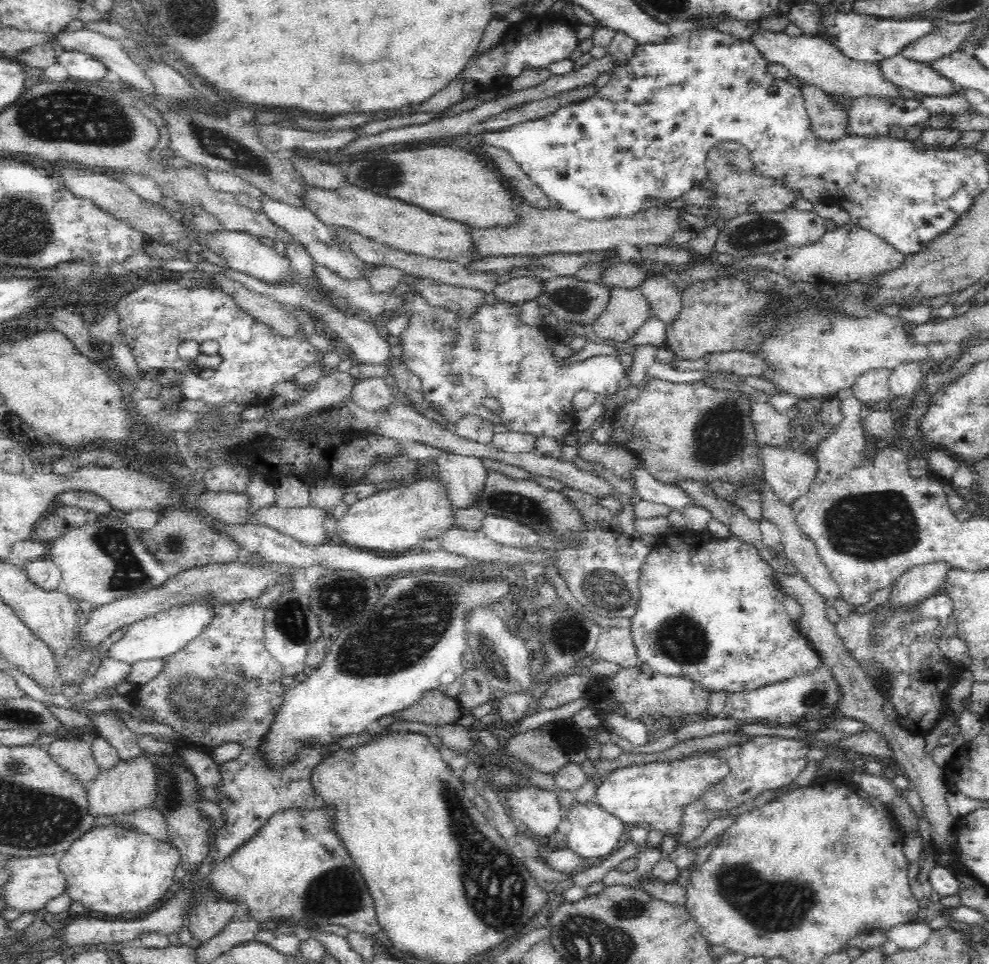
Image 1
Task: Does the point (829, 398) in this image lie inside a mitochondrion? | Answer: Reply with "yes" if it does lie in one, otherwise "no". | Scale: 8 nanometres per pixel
no

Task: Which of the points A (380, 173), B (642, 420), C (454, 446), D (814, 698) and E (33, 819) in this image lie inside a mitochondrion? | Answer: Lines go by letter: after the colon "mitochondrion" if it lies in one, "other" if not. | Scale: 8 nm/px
A: mitochondrion
B: other
C: other
D: mitochondrion
E: mitochondrion

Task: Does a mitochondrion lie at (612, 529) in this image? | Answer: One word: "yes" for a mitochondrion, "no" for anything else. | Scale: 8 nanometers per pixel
no

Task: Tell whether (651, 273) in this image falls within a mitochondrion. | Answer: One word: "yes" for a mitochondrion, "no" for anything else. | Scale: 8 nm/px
no

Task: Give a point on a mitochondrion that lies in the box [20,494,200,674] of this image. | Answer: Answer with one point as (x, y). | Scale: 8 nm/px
(128, 574)

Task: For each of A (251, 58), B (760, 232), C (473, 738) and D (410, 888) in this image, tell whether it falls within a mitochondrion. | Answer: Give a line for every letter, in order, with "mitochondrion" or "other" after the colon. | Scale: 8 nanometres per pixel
A: other
B: mitochondrion
C: other
D: other

